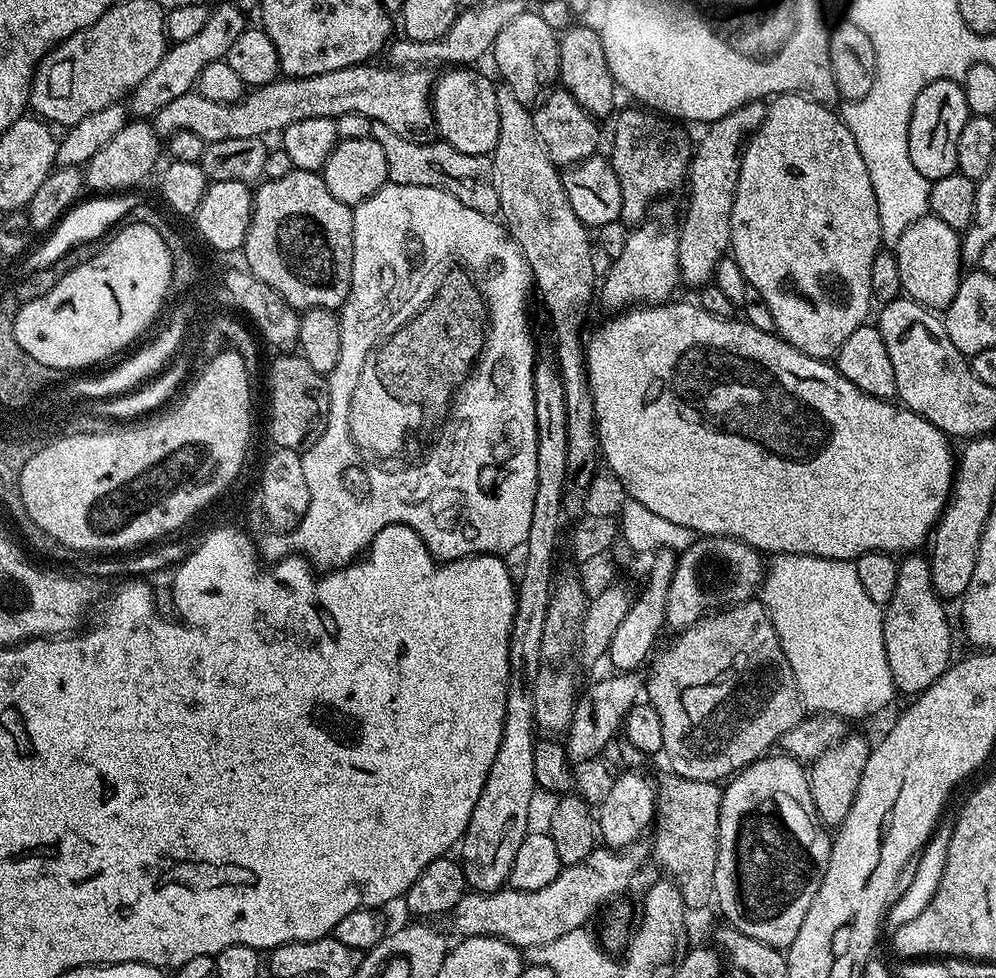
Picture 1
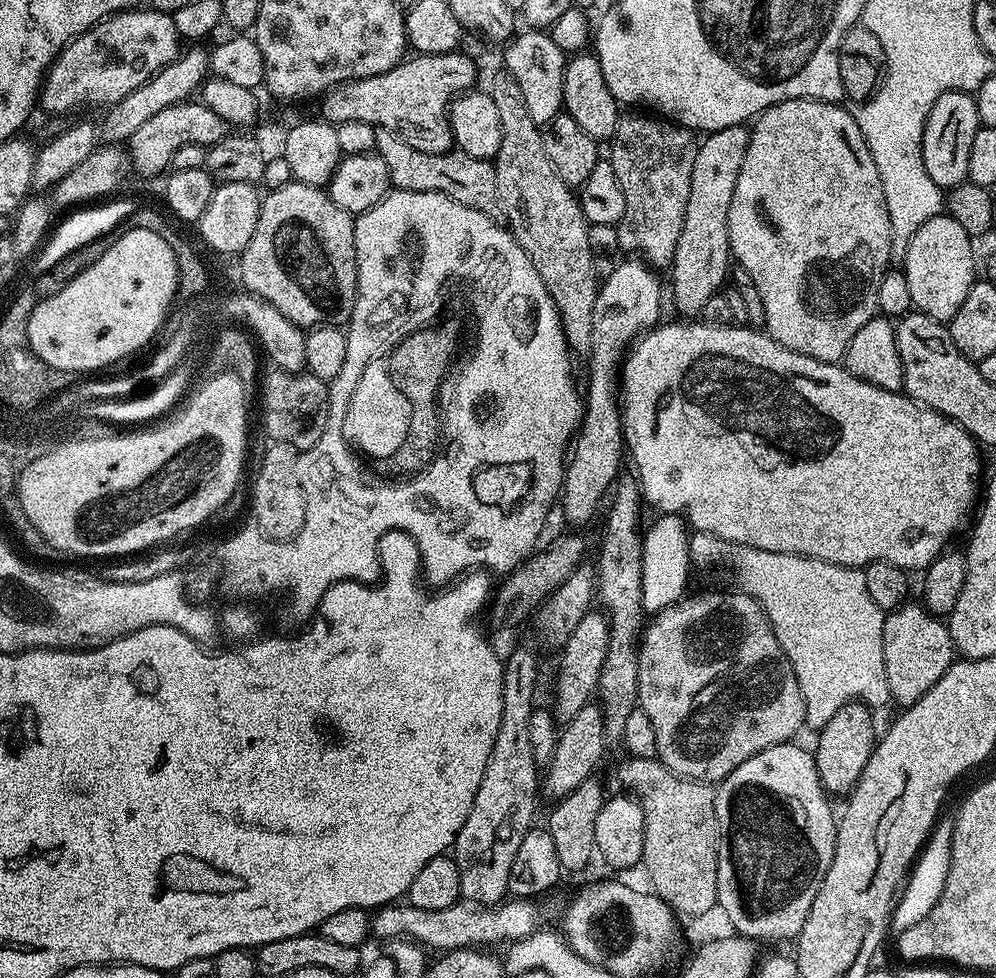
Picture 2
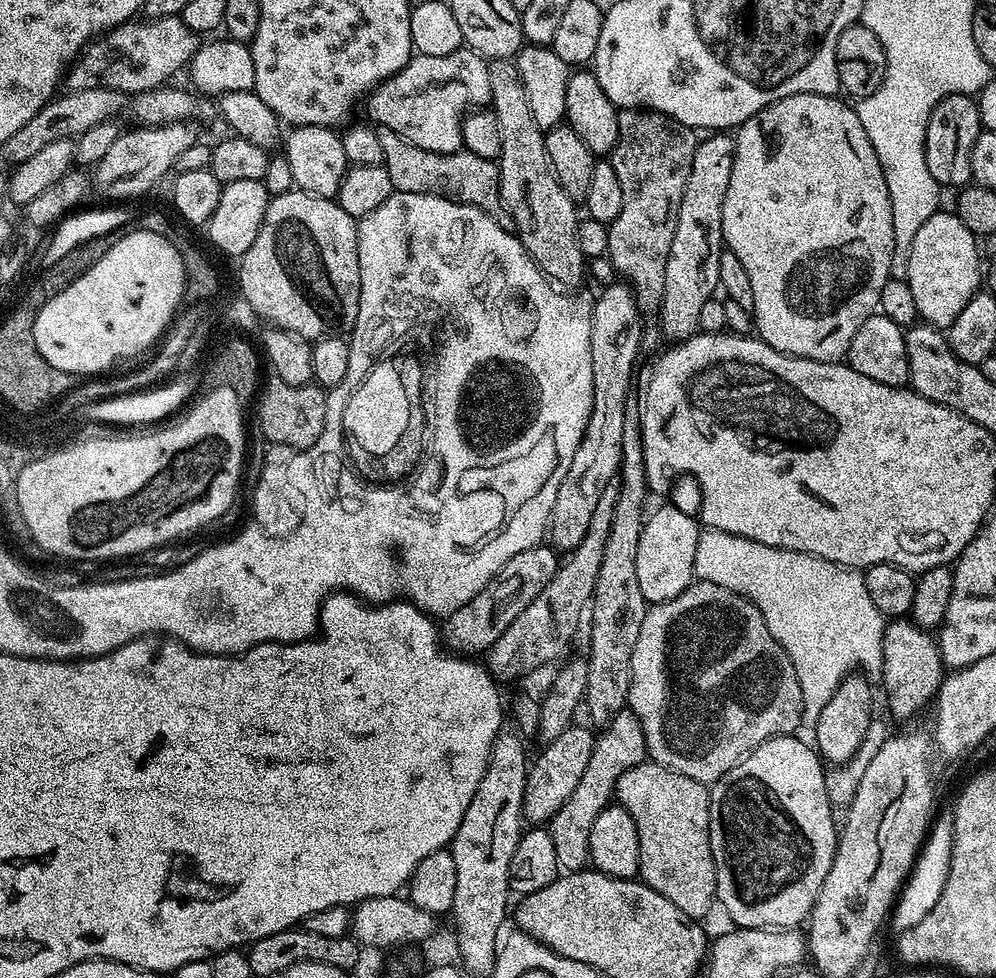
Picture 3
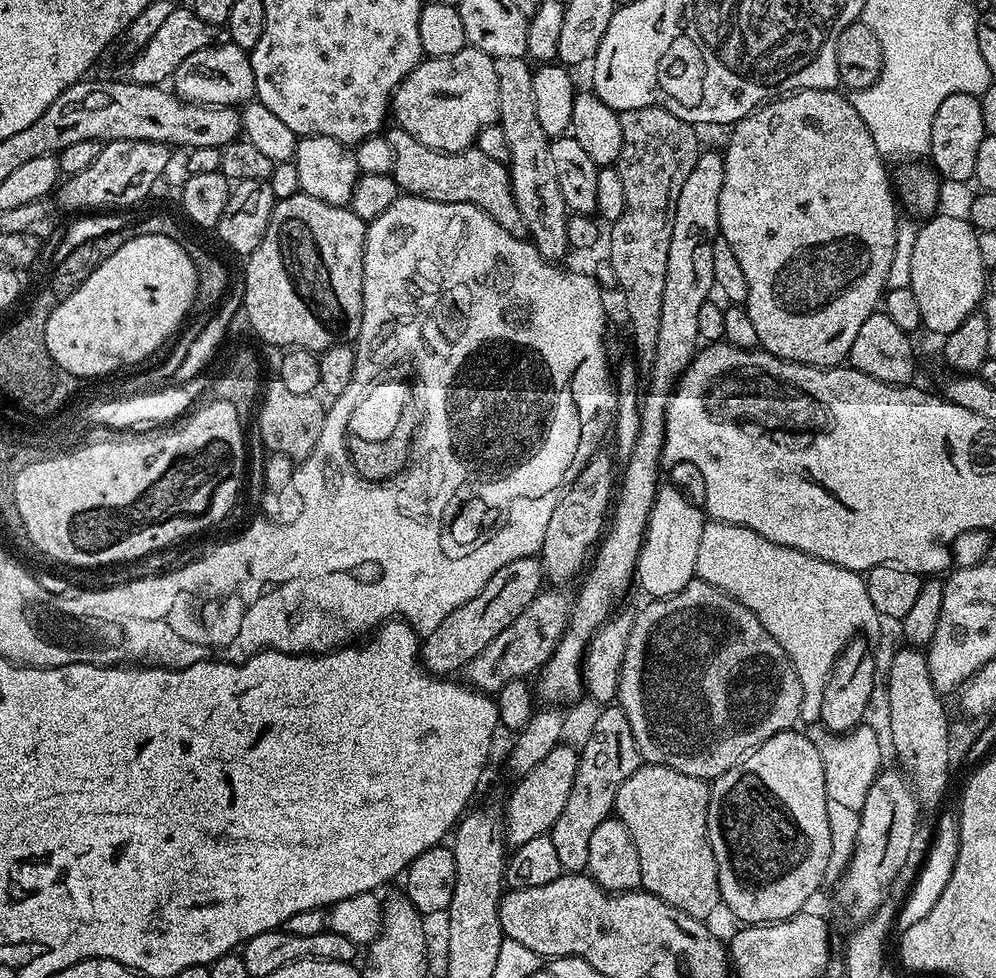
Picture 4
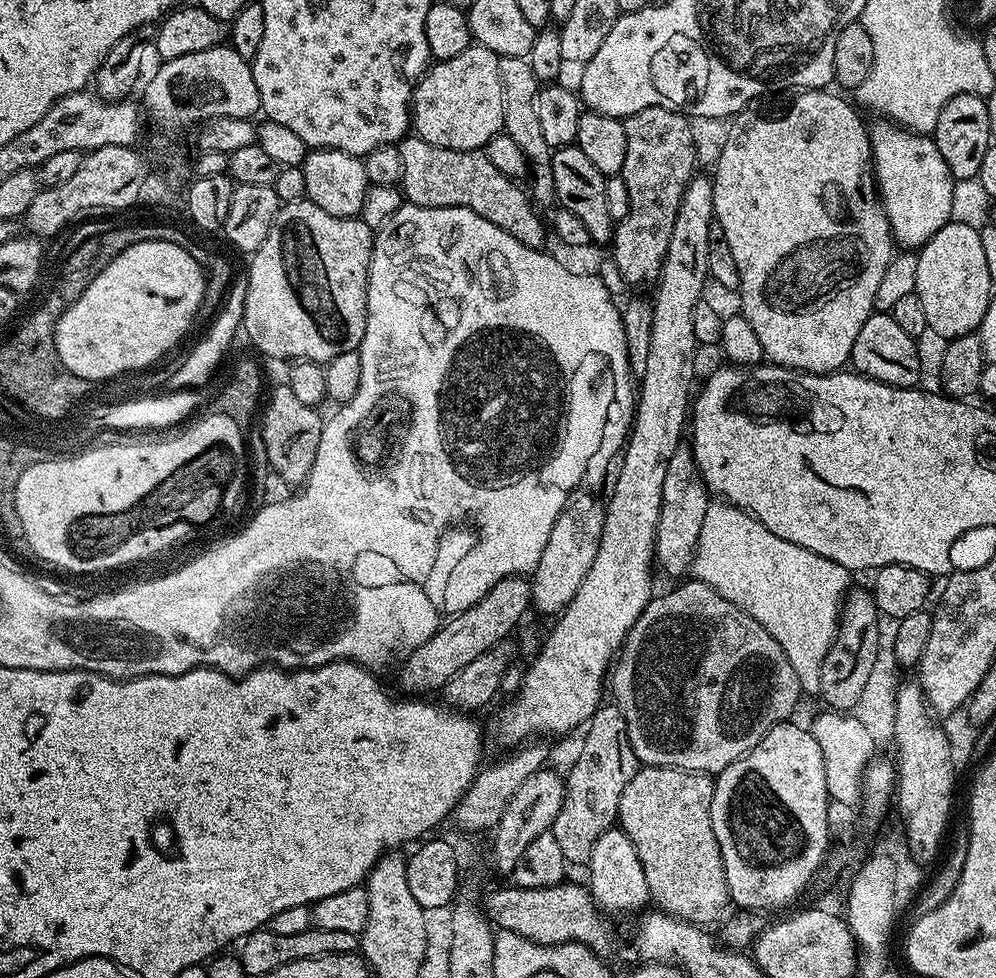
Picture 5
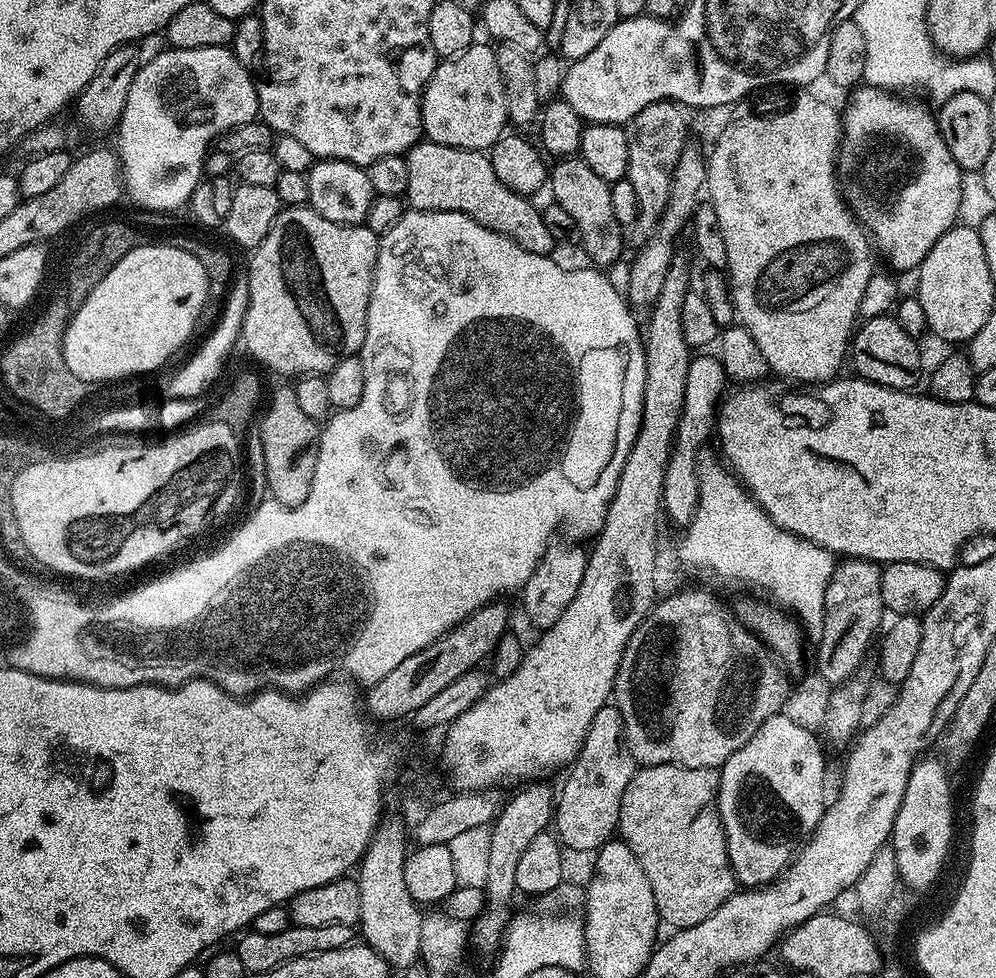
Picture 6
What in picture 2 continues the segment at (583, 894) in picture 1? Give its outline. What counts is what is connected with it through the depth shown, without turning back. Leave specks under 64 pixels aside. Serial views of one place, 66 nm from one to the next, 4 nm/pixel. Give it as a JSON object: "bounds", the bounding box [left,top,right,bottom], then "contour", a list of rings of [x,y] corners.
{"bounds":[371,898,541,953],"contour":[[[508,898],[494,905],[475,904],[473,900],[459,899],[454,906],[446,906],[446,910],[418,910],[418,906],[407,902],[393,902],[375,909],[371,917],[371,935],[377,936],[380,942],[385,940],[414,940],[425,949],[440,948],[441,953],[452,952],[456,948],[475,948],[477,946],[492,946],[499,940],[511,942],[526,938],[541,927],[540,908],[532,898]]]}

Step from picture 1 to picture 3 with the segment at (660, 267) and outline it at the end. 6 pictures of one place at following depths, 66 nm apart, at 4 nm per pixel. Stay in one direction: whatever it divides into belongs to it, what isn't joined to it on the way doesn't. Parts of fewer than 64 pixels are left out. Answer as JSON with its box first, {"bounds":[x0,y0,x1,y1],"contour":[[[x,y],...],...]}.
{"bounds":[550,283,642,550],"contour":[[[627,283],[609,284],[591,305],[592,325],[590,326],[590,366],[594,374],[594,394],[590,418],[586,422],[584,437],[580,440],[578,450],[574,450],[574,458],[566,470],[566,478],[562,478],[562,486],[558,486],[558,494],[554,498],[550,517],[550,540],[557,549],[571,550],[586,538],[586,529],[590,527],[590,517],[598,507],[598,497],[606,490],[606,482],[617,475],[622,462],[622,429],[626,423],[626,398],[634,387],[636,356],[641,355],[640,333],[642,331],[642,313],[636,304],[636,293]]]}

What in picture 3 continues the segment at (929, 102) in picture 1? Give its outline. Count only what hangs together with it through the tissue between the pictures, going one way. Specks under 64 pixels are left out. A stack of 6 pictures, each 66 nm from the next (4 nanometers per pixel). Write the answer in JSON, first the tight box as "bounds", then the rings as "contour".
{"bounds":[926,94,980,190],"contour":[[[954,94],[942,98],[938,106],[934,106],[926,126],[926,166],[930,166],[930,174],[934,174],[936,181],[945,189],[956,190],[971,181],[970,150],[974,150],[980,131],[978,106],[972,96]]]}

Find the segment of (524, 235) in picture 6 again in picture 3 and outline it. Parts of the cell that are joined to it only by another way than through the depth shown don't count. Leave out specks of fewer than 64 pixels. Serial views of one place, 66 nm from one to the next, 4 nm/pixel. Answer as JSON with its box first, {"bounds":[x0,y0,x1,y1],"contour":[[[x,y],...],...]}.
{"bounds":[376,127,512,228],"contour":[[[377,127],[376,133],[378,142],[382,142],[383,165],[390,174],[390,182],[395,191],[445,196],[447,200],[480,208],[488,216],[493,216],[503,228],[512,228],[512,219],[500,197],[500,170],[497,161],[478,158],[478,154],[463,150],[434,154],[406,142],[389,128]]]}

